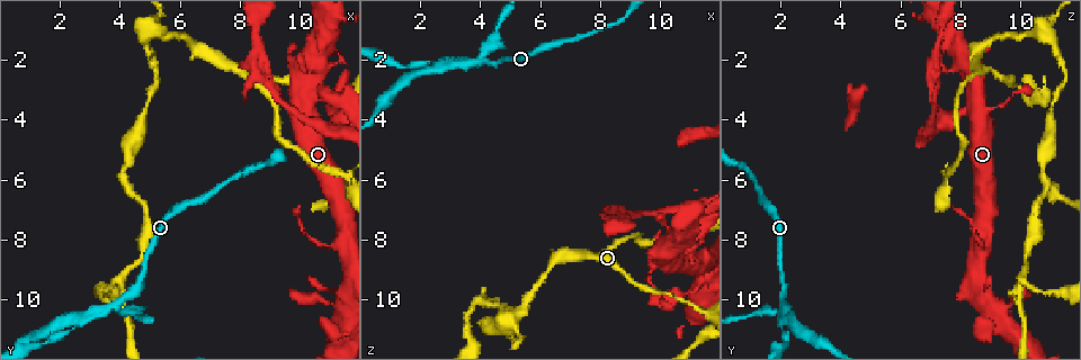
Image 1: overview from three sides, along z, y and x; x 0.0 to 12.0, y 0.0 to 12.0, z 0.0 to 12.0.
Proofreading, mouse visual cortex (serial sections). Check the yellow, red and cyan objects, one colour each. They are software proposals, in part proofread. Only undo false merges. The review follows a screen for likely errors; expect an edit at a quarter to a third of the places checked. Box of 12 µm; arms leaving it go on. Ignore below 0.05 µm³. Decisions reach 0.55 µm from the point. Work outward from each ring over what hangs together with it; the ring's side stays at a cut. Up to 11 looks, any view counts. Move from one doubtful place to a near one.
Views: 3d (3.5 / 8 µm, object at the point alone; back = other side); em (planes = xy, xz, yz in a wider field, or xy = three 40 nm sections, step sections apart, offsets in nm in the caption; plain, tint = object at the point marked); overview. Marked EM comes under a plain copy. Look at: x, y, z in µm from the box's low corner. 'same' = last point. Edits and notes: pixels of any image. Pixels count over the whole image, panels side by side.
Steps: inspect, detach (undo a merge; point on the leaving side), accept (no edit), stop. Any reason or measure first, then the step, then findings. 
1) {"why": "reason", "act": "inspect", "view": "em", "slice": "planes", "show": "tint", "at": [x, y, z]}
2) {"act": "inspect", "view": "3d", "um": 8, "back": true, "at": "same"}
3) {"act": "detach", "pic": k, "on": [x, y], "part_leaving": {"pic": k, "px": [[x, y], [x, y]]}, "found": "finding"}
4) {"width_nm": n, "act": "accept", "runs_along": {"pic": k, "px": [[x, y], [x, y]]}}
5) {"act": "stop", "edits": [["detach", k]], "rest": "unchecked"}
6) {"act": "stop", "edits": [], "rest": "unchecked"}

{"why": "thick turns thin", "act": "inspect", "view": "3d", "um": 3.5, "at": [4.9, 1.7, 11.2]}

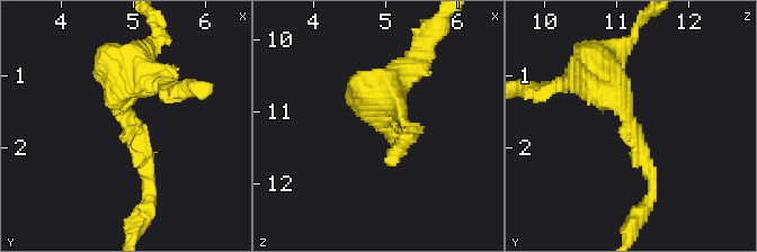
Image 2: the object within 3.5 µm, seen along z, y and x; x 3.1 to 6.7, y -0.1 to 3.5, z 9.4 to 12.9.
{"arm_widths_nm": [200, 600], "why": "now the EM", "act": "inspect", "view": "em", "slice": "xy", "step": 5, "show": "tint", "at": [4.90, 1.65, 11.15]}

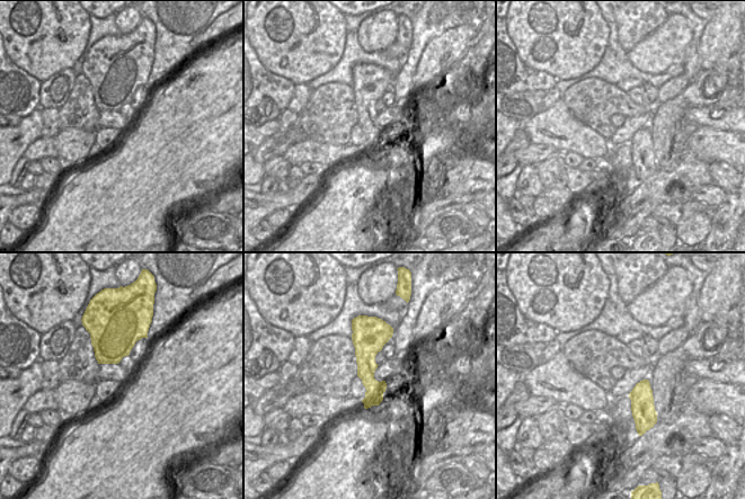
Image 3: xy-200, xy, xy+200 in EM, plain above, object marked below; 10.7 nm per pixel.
{"act": "accept", "runs_along": {"pic": 2, "px": [[586, 74], [626, 111], [652, 181]]}, "found": "one cell here"}

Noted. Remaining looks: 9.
{"why": "narrows sharply", "act": "inspect", "view": "3d", "um": 8, "at": [4.2, 5.7, 10.7]}

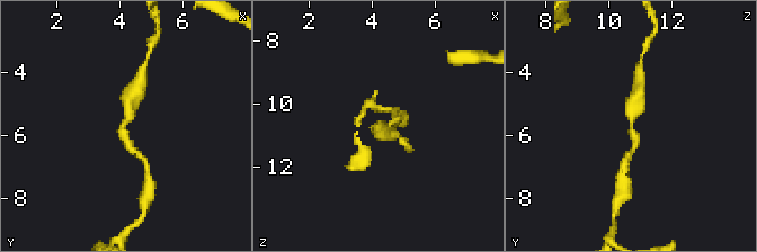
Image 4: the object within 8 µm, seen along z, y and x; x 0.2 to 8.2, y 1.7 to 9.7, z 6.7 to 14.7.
{"why": "zoom in", "act": "inspect", "view": "3d", "um": 3.5, "at": [4.2, 5.7, 10.7]}

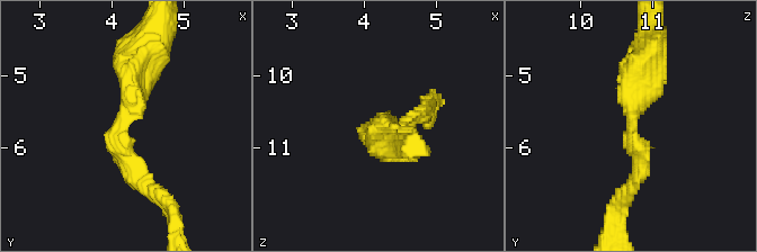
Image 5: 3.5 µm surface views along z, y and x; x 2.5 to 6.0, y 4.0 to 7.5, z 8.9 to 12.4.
{"arm_widths_nm": [200, 400], "act": "accept", "found": "continuous, no second cell"}

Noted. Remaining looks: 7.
{"why": "a fork", "act": "inspect", "view": "3d", "um": 3.5, "at": [4.1, 9.3, 10.1]}

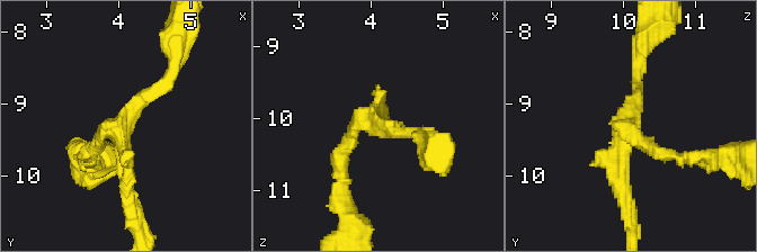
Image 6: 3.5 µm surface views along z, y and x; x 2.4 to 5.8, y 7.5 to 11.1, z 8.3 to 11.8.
{"why": "shape alone is not enough", "act": "inspect", "view": "em", "slice": "xy", "step": 1, "show": "tint", "at": [4.00, 9.35, 10.10]}

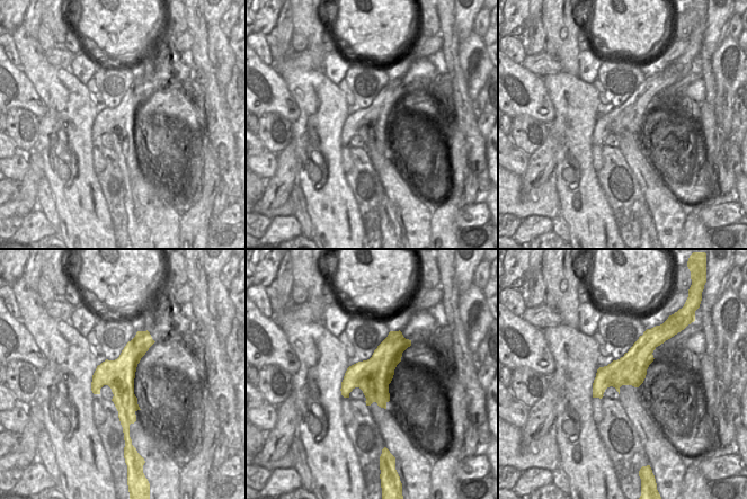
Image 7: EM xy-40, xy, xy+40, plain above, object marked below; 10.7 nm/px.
{"act": "accept", "runs_along": {"pic": 6, "px": [[171, 77], [88, 155]]}, "found": "one cell here"}

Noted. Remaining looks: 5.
{"why": "branch point", "act": "inspect", "view": "em", "slice": "xy", "step": 3, "show": "tint", "at": [3.8, 10.1, 2.1]}

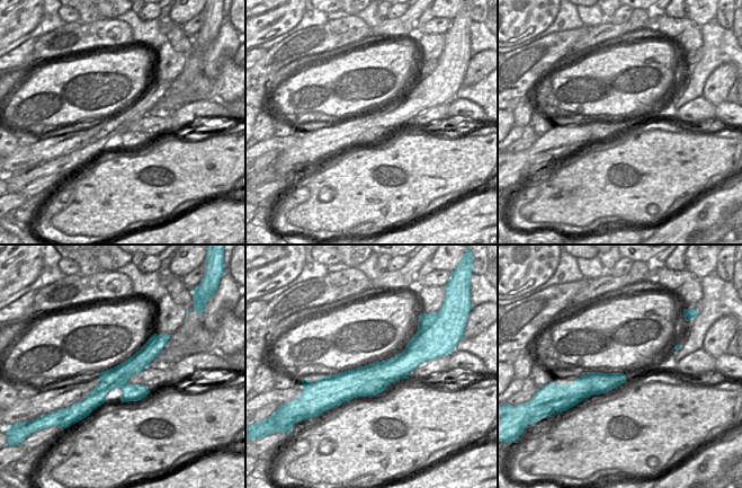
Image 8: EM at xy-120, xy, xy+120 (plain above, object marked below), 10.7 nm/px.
{"why": "see where the arms go", "act": "inspect", "view": "3d", "um": 3.5, "at": "same"}

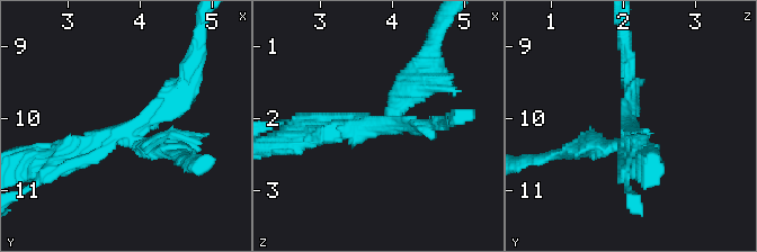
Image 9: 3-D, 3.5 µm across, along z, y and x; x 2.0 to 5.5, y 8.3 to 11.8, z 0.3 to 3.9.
{"act": "detach", "pic": 9, "on": [630, 201], "found": "a second cell is stuck on"}

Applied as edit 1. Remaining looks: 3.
{"act": "stop", "edits": [["detach", 9]], "rest": "unchecked"}

